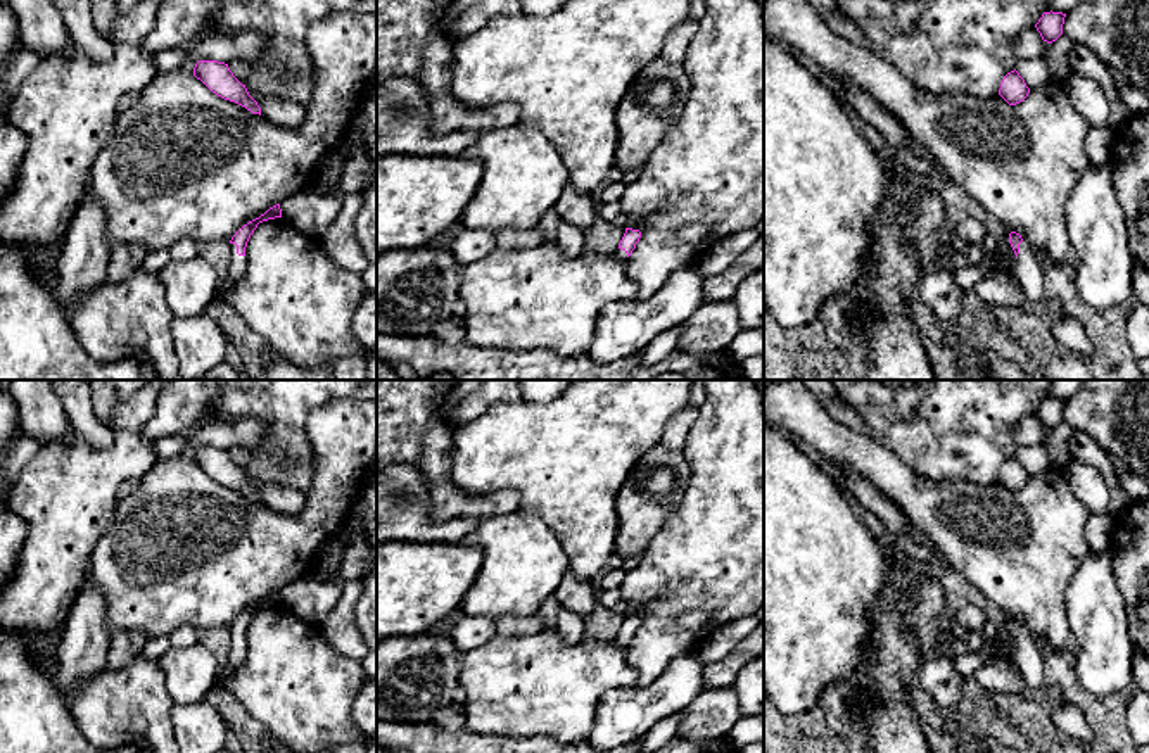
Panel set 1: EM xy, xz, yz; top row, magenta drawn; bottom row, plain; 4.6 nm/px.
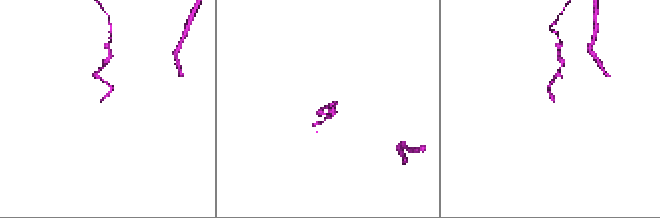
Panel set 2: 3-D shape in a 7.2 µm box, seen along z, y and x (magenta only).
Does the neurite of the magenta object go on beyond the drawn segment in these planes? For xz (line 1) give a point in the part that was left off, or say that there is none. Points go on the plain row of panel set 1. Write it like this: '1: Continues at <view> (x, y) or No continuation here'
1: No continuation here

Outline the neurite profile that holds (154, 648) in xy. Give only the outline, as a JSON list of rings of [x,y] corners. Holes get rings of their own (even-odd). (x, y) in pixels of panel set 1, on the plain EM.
[[[159,636],[145,641],[143,655],[150,660],[159,660],[171,648],[168,636]]]

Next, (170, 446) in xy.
[[[185,432],[178,435],[168,435],[154,442],[157,459],[168,459],[183,454],[187,442],[194,432]]]

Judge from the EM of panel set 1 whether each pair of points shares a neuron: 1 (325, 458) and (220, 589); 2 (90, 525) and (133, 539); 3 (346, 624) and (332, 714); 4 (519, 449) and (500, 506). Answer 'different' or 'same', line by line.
1: same
2: different
3: different
4: different

